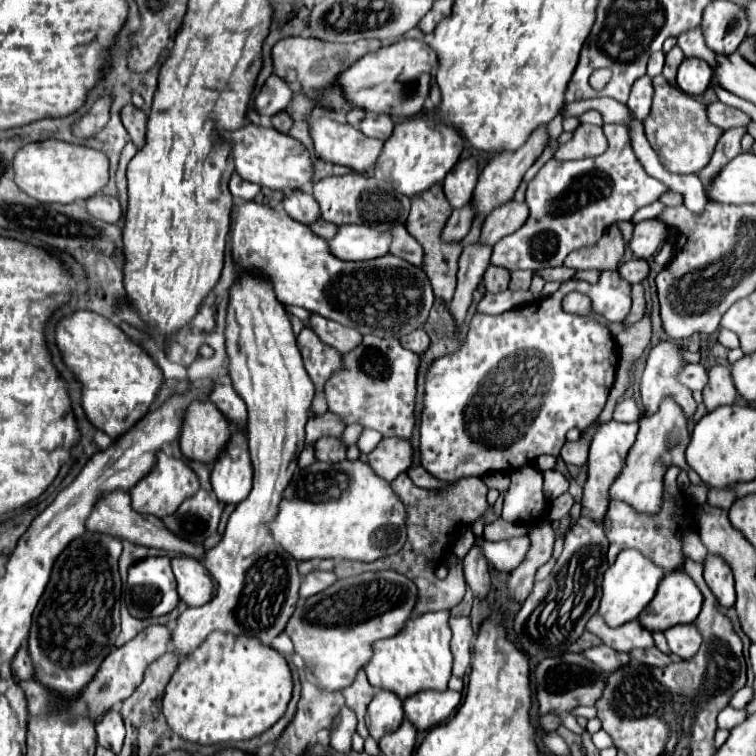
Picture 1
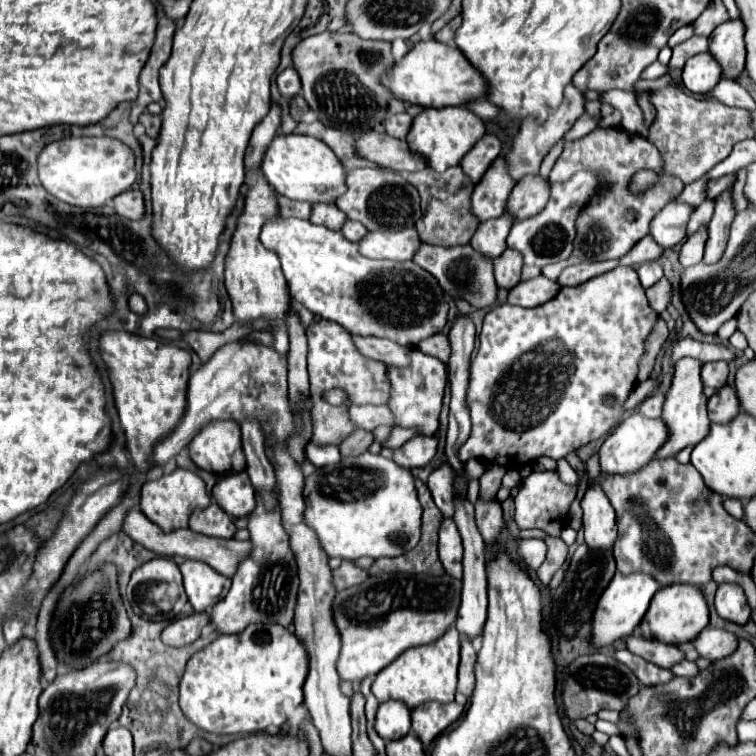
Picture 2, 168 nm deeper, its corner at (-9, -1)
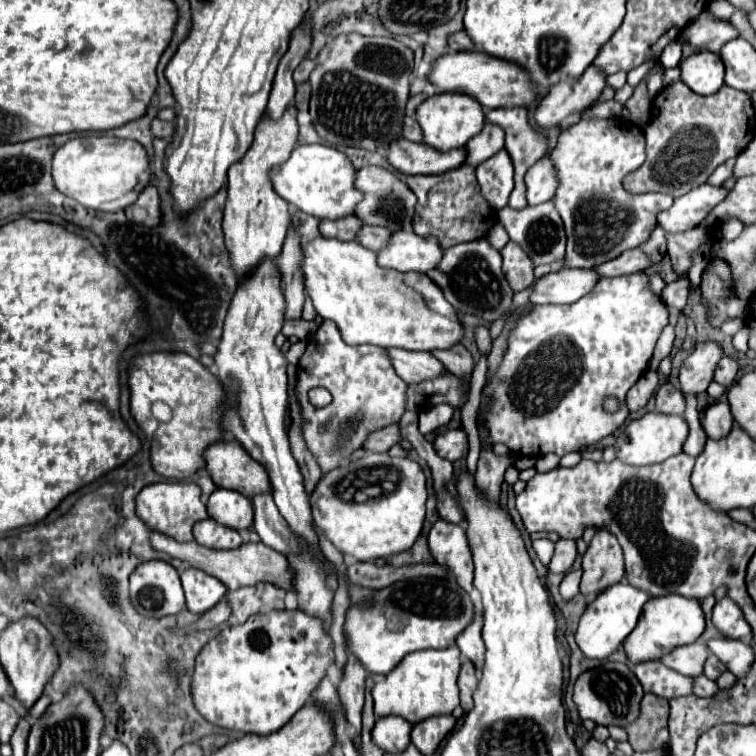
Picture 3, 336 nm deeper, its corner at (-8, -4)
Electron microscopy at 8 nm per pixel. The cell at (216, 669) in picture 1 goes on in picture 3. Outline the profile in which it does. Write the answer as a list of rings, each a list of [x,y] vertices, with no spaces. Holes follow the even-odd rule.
[[[299,609],[257,613],[243,625],[225,627],[205,645],[197,657],[191,693],[199,713],[213,725],[269,735],[307,703],[333,663],[333,639],[319,617]]]

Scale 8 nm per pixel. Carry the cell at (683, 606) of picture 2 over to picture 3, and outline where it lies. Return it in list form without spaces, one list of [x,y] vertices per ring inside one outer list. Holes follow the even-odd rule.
[[[679,595],[649,599],[647,605],[643,607],[643,617],[639,617],[639,625],[635,627],[635,633],[631,633],[631,637],[627,637],[627,641],[623,643],[627,661],[631,665],[635,665],[635,663],[643,663],[643,661],[661,659],[665,653],[673,651],[675,647],[697,641],[701,637],[703,629],[705,629],[705,617],[703,617],[699,601],[679,597]]]

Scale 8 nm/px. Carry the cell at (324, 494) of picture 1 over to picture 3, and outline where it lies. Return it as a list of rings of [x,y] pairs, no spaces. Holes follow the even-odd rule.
[[[367,453],[323,475],[311,495],[311,509],[315,523],[343,555],[355,561],[375,561],[413,547],[423,529],[425,501],[425,475],[415,461]]]

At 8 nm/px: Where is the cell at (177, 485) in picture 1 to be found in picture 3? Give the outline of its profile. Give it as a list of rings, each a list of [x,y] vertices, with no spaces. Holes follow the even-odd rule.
[[[153,483],[141,489],[135,499],[137,517],[157,533],[163,533],[175,541],[193,541],[193,525],[207,517],[207,509],[201,503],[201,489],[195,483]]]

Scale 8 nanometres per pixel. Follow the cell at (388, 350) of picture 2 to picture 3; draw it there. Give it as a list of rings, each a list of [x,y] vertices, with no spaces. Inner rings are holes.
[[[389,349],[389,355],[397,375],[411,385],[435,379],[445,373],[445,367],[431,353],[425,353],[425,351]]]

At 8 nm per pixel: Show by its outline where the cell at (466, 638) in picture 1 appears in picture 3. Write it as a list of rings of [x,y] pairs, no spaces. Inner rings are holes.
[[[463,659],[459,673],[459,689],[461,689],[461,707],[465,713],[473,709],[473,693],[477,689],[477,671],[471,661]]]

